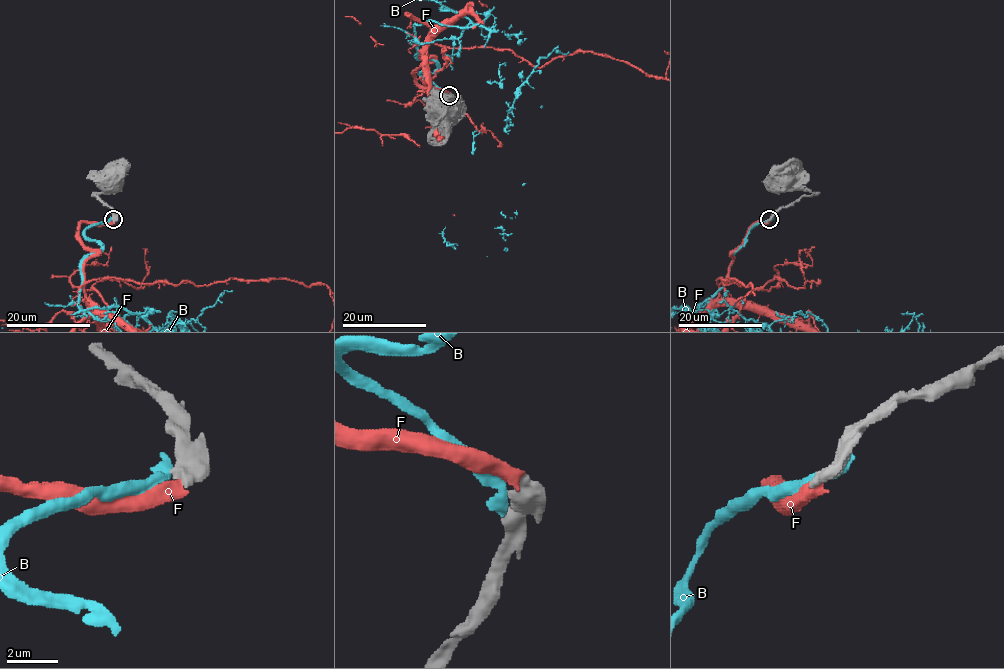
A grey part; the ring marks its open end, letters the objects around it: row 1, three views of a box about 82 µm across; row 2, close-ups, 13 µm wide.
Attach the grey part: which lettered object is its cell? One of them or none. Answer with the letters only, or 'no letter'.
no letter

